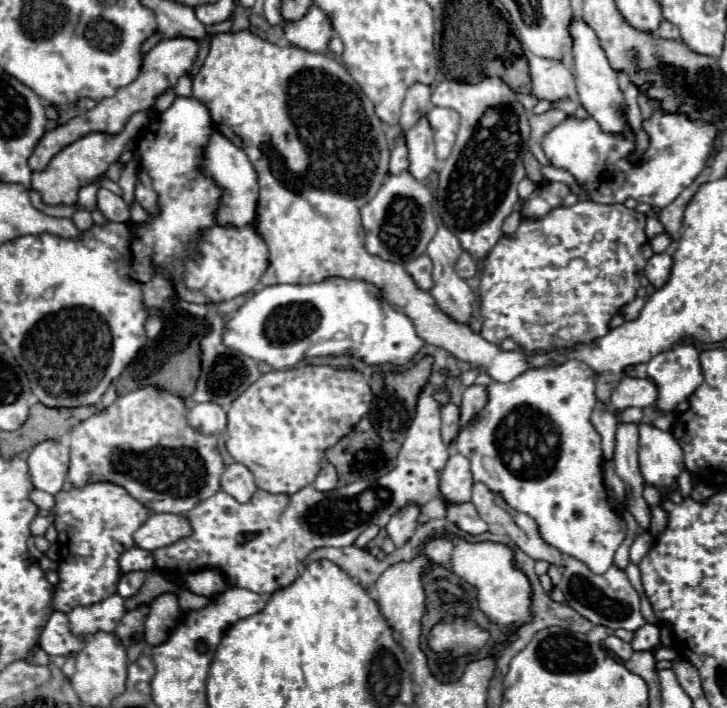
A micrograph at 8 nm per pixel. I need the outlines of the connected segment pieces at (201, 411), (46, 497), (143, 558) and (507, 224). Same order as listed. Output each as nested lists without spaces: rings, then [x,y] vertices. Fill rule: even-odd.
[[[196,403],[188,411],[188,423],[202,433],[220,433],[226,427],[226,411],[220,405]]]
[[[32,489],[30,501],[32,501],[34,505],[54,505],[54,497],[52,497],[50,493],[40,491],[40,489]]]
[[[140,547],[128,549],[128,551],[120,557],[120,569],[122,569],[122,573],[138,571],[138,569],[142,569],[142,571],[154,569],[152,551],[146,551],[146,549],[140,549]]]
[[[514,211],[514,213],[510,213],[510,217],[504,221],[504,225],[502,225],[502,235],[504,235],[504,237],[512,237],[512,233],[516,233],[518,225],[520,225],[520,217],[518,217],[518,213]]]

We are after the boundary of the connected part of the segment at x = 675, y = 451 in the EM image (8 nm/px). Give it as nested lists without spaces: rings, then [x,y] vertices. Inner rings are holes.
[[[640,423],[640,473],[654,487],[670,485],[684,471],[684,453],[670,431]]]

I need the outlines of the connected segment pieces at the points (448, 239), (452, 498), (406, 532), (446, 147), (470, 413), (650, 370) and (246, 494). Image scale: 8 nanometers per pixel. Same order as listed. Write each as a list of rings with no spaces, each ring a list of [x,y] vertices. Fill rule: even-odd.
[[[438,219],[438,231],[434,235],[434,239],[430,241],[428,245],[428,251],[426,251],[434,263],[434,271],[432,271],[432,277],[434,277],[434,287],[430,289],[432,297],[436,299],[436,305],[440,307],[442,313],[446,313],[448,317],[452,317],[454,321],[460,321],[464,325],[470,323],[472,319],[472,301],[476,299],[472,287],[456,273],[454,265],[456,261],[460,259],[460,253],[462,253],[462,247],[458,243],[458,239],[442,225],[442,221]]]
[[[454,453],[450,455],[448,463],[440,471],[440,497],[446,505],[462,505],[470,501],[470,491],[472,491],[472,473],[470,473],[470,461]]]
[[[408,505],[392,515],[390,523],[386,525],[386,535],[392,539],[396,549],[402,547],[414,535],[418,527],[418,515],[420,515],[420,507],[416,505]]]
[[[432,107],[428,113],[428,123],[432,125],[434,131],[434,143],[436,143],[436,157],[446,159],[448,153],[452,151],[452,145],[456,141],[460,117],[454,109],[444,109],[444,107]]]
[[[470,385],[462,395],[460,429],[464,429],[464,425],[468,425],[468,421],[472,421],[472,417],[476,417],[476,413],[480,413],[480,409],[484,409],[486,403],[488,403],[488,389],[484,385]]]
[[[684,343],[684,345],[676,345],[670,351],[658,353],[656,357],[652,357],[648,363],[638,363],[638,365],[628,365],[624,369],[626,377],[646,377],[652,383],[658,385],[658,401],[656,407],[662,411],[674,411],[676,405],[684,399],[688,399],[702,383],[704,373],[700,369],[700,349],[694,343]]]
[[[242,463],[228,465],[226,471],[222,473],[220,485],[222,485],[222,491],[232,495],[240,503],[246,503],[254,495],[254,491],[256,491],[254,477],[248,471],[248,467],[244,467]]]

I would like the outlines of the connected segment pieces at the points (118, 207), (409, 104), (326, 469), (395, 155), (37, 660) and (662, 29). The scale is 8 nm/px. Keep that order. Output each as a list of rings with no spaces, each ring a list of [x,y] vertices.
[[[102,187],[98,189],[98,209],[104,213],[108,221],[114,221],[114,223],[130,221],[130,209],[124,203],[124,199]]]
[[[414,83],[408,89],[406,99],[402,103],[402,117],[400,117],[402,131],[412,129],[412,125],[416,125],[416,121],[420,121],[420,117],[430,109],[430,105],[432,105],[430,95],[432,95],[432,87],[428,87],[428,85]]]
[[[324,463],[316,481],[312,483],[318,491],[334,491],[338,487],[338,477],[336,477],[336,469],[330,463]]]
[[[400,135],[400,137],[396,137],[396,145],[394,145],[394,151],[390,157],[390,173],[396,175],[406,169],[408,169],[408,151],[404,145],[404,135]]]
[[[36,645],[36,647],[32,649],[28,661],[32,661],[34,665],[48,665],[48,663],[50,663],[50,655],[48,655],[40,645]]]
[[[662,21],[658,27],[658,35],[664,39],[680,39],[680,29],[676,29],[676,25],[672,25],[670,21]]]

